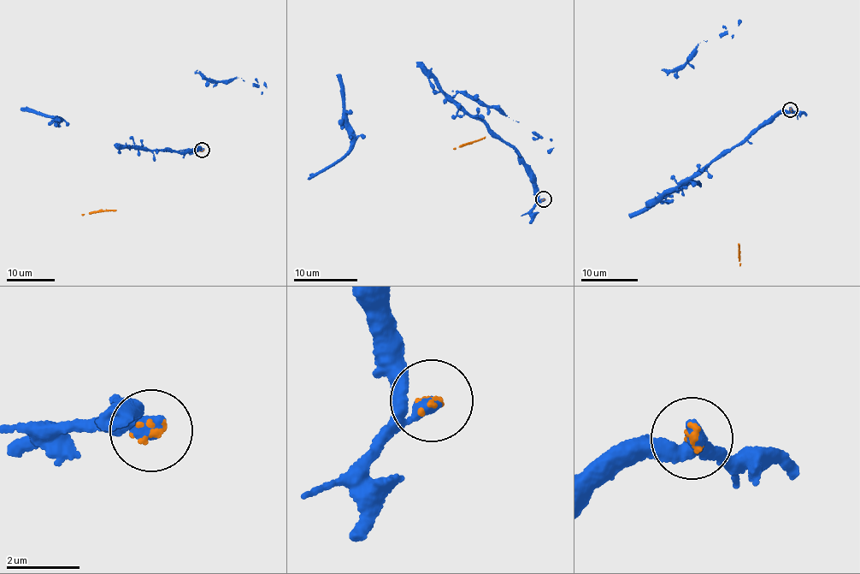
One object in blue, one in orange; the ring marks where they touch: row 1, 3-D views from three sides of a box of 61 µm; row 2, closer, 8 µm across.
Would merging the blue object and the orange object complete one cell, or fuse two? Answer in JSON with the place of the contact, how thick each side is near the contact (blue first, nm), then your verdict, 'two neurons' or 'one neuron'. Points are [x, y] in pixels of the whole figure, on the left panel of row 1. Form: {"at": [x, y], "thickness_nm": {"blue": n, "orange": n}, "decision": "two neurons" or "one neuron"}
{"at": [202, 150], "thickness_nm": {"blue": 440, "orange": 120}, "decision": "one neuron"}

